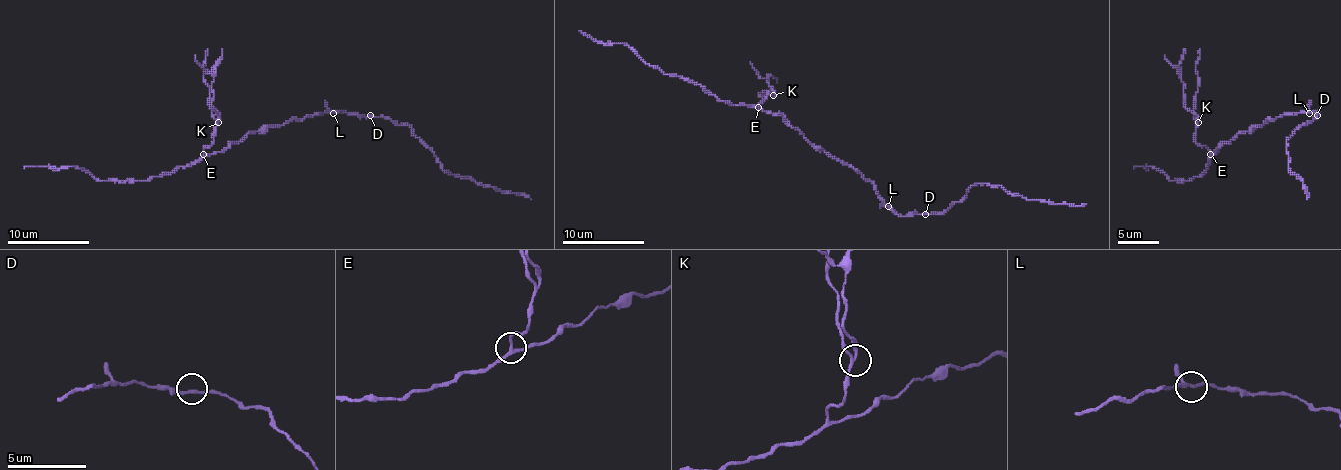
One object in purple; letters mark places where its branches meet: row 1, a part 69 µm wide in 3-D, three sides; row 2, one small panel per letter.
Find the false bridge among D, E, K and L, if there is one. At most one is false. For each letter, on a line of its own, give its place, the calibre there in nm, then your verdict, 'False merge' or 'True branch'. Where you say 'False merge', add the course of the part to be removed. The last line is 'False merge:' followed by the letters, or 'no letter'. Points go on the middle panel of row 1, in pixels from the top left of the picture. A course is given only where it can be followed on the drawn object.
D: Place: (925, 214). Thickness 190 nm. True branch
E: Place: (758, 107). Thickness 200 nm. True branch
K: Place: (773, 95). Thickness 180 nm. False merge. Course of the part to remove: (773, 95), (767, 82), (769, 78), (762, 78), (750, 62)
L: Place: (888, 206). Thickness 180 nm. True branch
False merge: K

